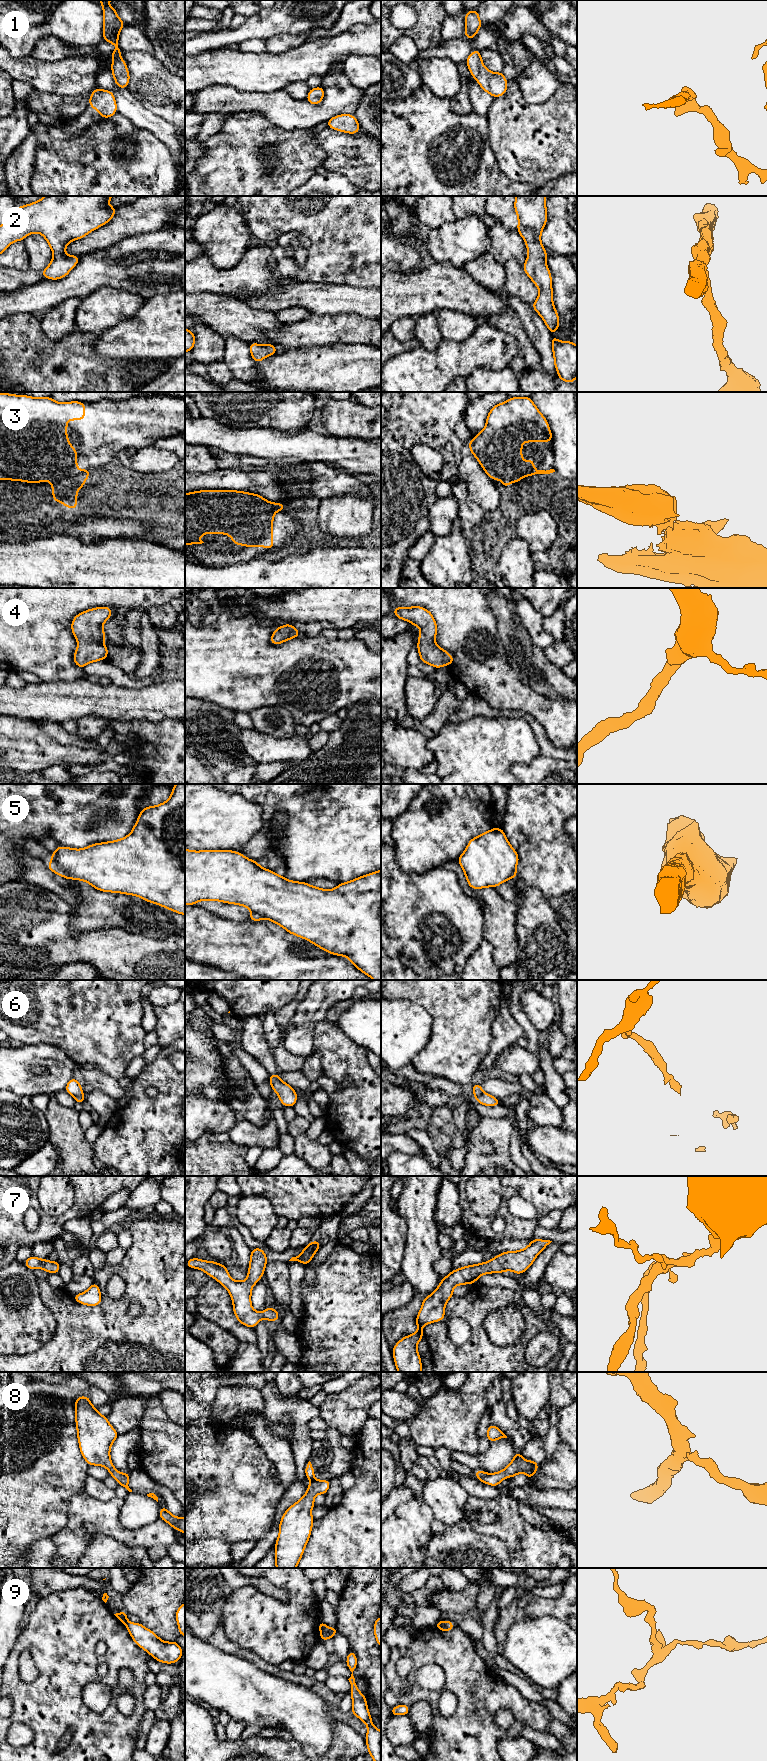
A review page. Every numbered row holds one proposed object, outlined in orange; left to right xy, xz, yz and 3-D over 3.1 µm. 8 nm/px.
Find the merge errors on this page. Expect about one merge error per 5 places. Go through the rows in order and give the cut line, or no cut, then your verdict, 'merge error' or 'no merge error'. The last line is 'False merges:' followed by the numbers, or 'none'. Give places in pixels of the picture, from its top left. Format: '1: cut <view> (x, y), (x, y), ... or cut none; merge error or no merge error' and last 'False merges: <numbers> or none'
1: cut none; no merge error
2: cut none; no merge error
3: cut xz (211, 490), (214, 524), (272, 519); merge error
4: cut none; no merge error
5: cut xy (53, 852), (57, 865), (69, 878); merge error
6: cut xy (82, 1095), (75, 1097); merge error
7: cut none; no merge error
8: cut none; no merge error
9: cut xy (127, 1621), (125, 1624); merge error
False merges: 3, 5, 6, 9

